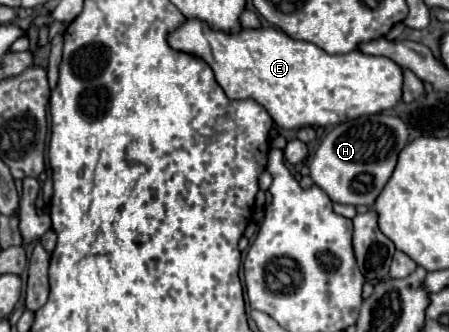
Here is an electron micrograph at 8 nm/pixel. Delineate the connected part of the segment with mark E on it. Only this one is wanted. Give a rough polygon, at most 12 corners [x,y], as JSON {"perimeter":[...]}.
{"perimeter":[[276,28],[168,34],[284,130],[388,110],[402,68]]}

